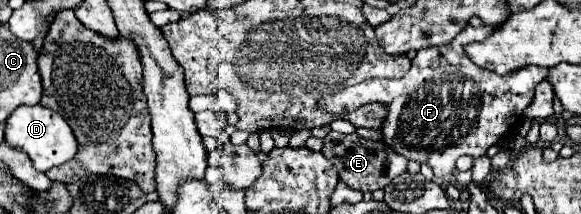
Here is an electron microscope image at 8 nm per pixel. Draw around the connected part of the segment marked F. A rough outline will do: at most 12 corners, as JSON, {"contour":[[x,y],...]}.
{"contour":[[466,27],[420,49],[402,79],[320,97],[346,113],[388,107],[384,145],[430,165],[486,155],[514,131],[548,69],[496,75]]}

